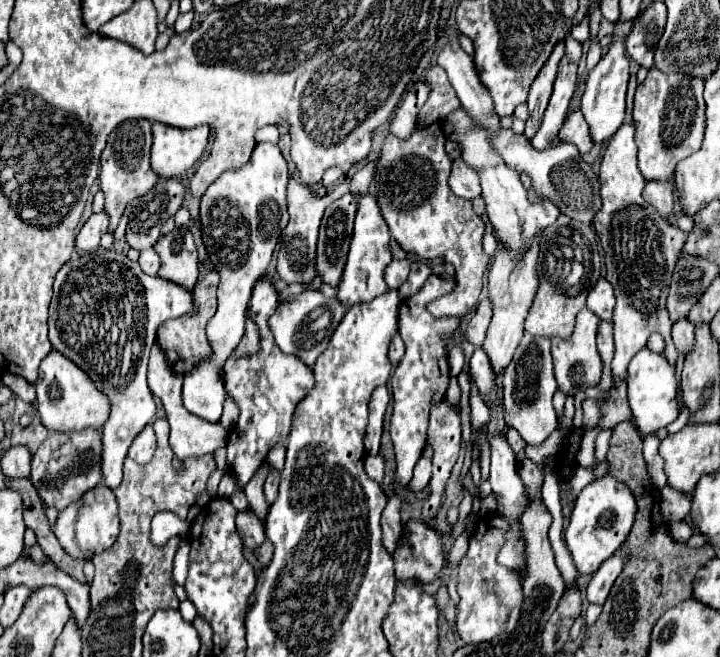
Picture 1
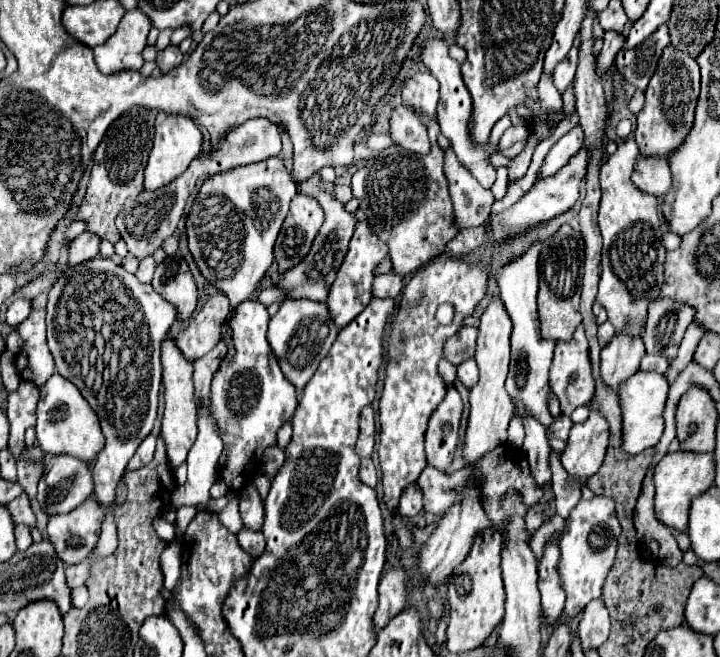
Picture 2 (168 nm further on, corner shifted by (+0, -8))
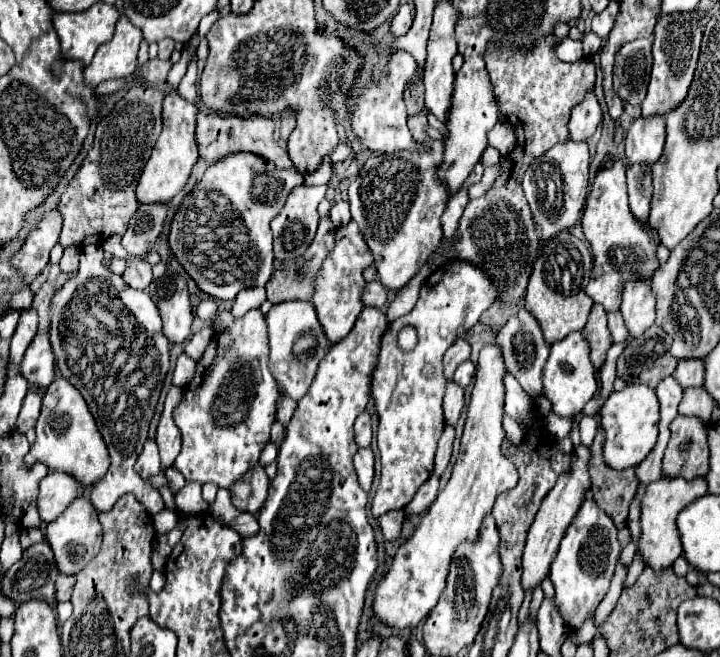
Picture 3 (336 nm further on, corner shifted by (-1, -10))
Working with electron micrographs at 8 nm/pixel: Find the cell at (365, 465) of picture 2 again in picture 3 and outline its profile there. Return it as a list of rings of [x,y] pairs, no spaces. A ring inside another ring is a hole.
[[[361,448],[355,454],[355,472],[359,476],[359,484],[365,492],[371,490],[373,484],[373,452],[371,448]]]

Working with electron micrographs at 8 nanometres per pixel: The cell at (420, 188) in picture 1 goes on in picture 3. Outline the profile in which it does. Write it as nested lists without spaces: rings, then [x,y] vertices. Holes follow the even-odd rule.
[[[425,106],[409,116],[407,124],[417,140],[431,146],[431,154],[417,152],[397,152],[397,154],[375,154],[371,156],[359,176],[349,186],[351,218],[359,224],[361,234],[367,240],[375,256],[375,268],[379,280],[387,290],[401,290],[417,270],[429,260],[429,256],[439,246],[439,236],[443,234],[441,216],[447,210],[449,188],[445,182],[437,180],[437,164],[443,158],[443,142],[427,136]]]

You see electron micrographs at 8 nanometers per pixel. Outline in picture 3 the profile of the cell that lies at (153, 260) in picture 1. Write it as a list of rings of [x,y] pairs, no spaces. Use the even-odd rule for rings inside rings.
[[[129,258],[127,268],[123,272],[123,280],[137,290],[147,290],[149,284],[153,282],[151,274],[151,264],[147,264],[143,258]]]

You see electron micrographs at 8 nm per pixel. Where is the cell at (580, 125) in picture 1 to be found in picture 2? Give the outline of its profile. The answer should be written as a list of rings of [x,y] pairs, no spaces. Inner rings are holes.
[[[576,126],[572,132],[568,132],[566,136],[562,136],[552,148],[550,152],[546,154],[540,170],[538,170],[538,180],[544,180],[548,176],[554,176],[562,166],[566,166],[570,162],[570,158],[580,152],[582,148],[582,132],[580,132],[580,126]]]

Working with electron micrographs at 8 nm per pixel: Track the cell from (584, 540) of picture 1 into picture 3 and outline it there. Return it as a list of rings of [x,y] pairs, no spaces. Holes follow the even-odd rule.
[[[585,500],[561,540],[549,574],[555,586],[555,604],[571,630],[579,628],[587,614],[593,612],[607,594],[619,554],[621,548],[617,542],[617,528],[613,520],[609,518],[609,514],[605,514],[605,510],[597,506],[597,502]]]

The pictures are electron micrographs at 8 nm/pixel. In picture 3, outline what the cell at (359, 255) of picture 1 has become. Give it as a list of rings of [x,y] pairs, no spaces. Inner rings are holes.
[[[351,220],[347,226],[337,228],[335,248],[321,266],[321,272],[315,280],[315,294],[313,294],[317,318],[319,318],[321,326],[325,328],[329,342],[337,342],[337,340],[345,338],[351,332],[355,320],[359,318],[359,314],[363,310],[361,294],[365,290],[363,270],[371,264],[373,264],[373,254],[369,254],[369,246],[367,246],[359,226]]]

